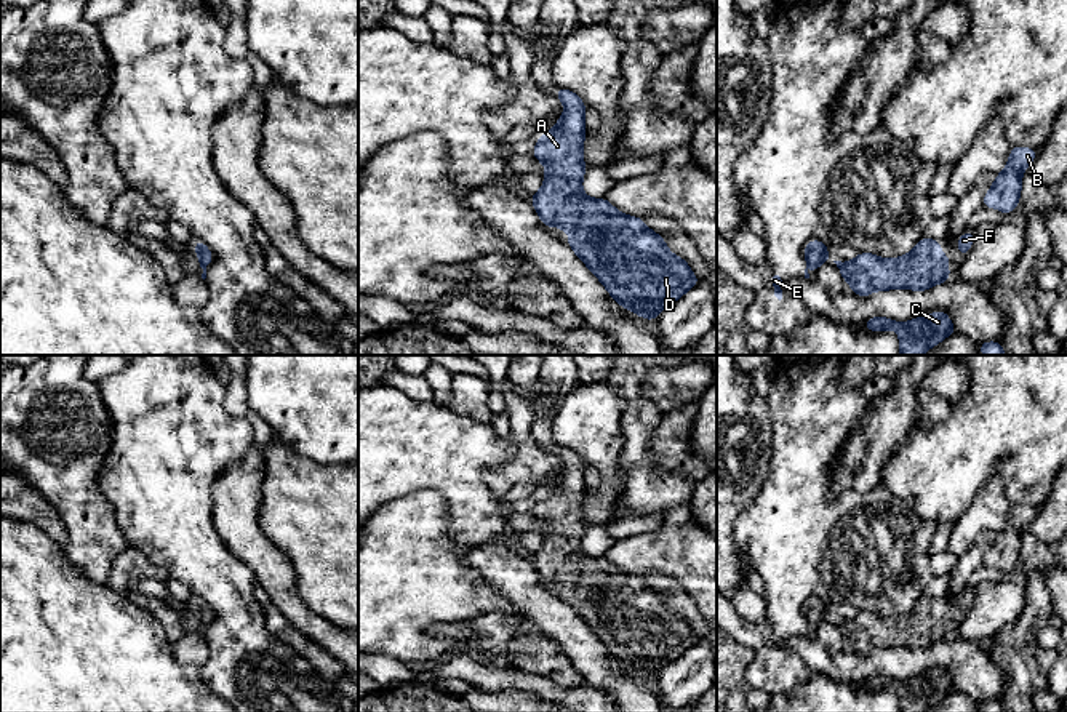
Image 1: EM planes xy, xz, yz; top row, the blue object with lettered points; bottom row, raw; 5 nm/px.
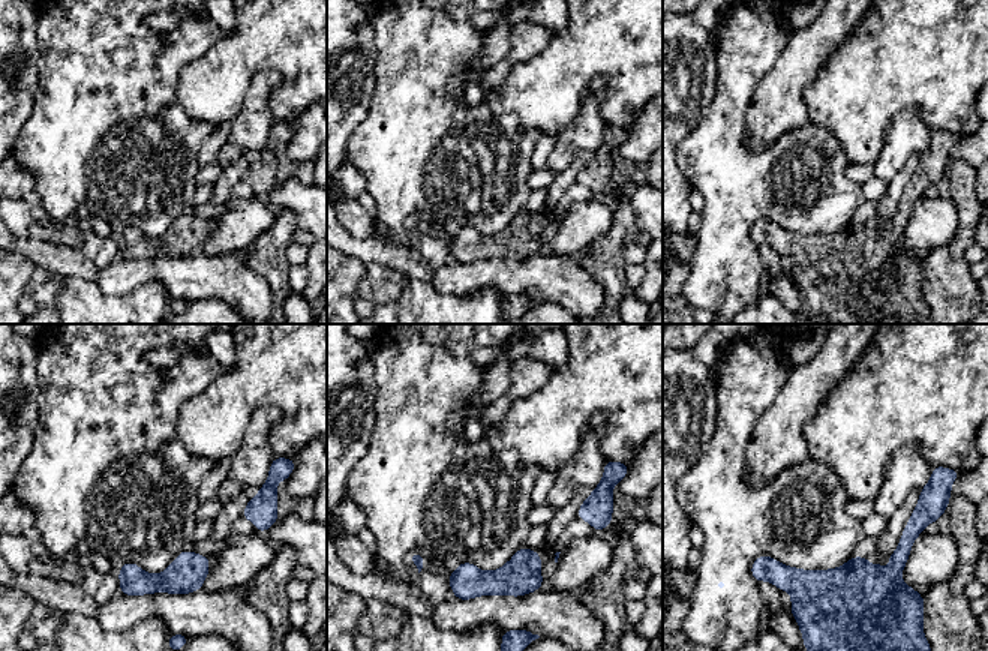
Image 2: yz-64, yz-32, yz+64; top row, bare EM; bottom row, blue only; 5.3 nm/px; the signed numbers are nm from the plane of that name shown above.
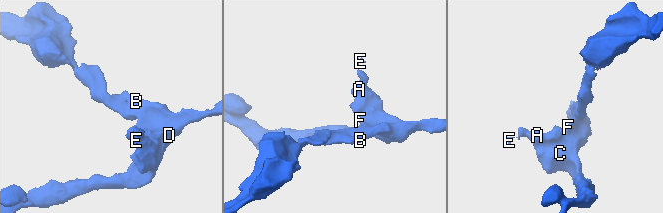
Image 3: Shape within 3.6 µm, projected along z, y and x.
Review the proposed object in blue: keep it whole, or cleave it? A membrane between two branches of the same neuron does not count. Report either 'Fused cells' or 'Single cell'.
Fused cells

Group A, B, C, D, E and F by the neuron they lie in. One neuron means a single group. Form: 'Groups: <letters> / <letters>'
Groups: A B C D F / E

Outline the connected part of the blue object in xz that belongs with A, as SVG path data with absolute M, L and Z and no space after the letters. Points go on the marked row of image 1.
M568 88L555 94L565 106L557 125L539 136L533 157L545 166L544 186L530 197L541 222L557 226L574 237L565 243L603 283L609 296L630 312L653 322L667 306L678 301L701 280L683 258L675 256L665 240L646 227L641 218L617 211L606 198L589 198L582 192L584 165L582 146L585 141L585 104Z

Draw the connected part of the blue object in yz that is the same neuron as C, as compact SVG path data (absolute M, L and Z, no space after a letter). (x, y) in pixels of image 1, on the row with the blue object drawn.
M936 310L931 315L912 318L905 323L894 322L888 317L872 317L862 325L869 331L894 330L901 334L901 355L921 355L925 350L942 342L944 338L958 333L950 317Z

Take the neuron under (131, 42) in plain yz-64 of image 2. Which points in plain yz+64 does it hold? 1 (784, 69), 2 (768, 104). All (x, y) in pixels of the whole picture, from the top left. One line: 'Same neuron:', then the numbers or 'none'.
Same neuron: none

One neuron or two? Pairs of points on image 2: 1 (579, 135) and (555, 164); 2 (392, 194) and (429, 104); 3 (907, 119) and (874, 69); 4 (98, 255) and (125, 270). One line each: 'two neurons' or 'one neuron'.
1: one neuron
2: one neuron
3: two neurons
4: two neurons

